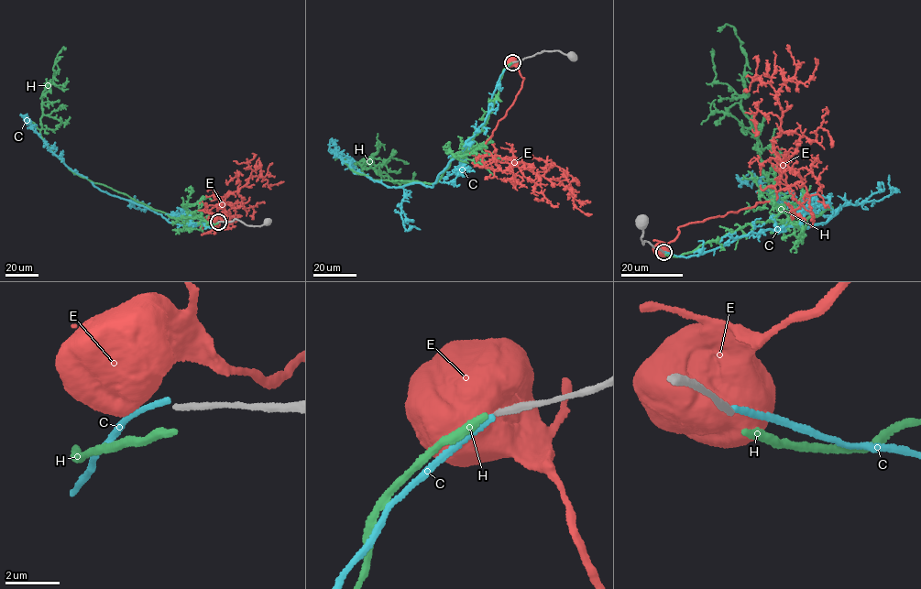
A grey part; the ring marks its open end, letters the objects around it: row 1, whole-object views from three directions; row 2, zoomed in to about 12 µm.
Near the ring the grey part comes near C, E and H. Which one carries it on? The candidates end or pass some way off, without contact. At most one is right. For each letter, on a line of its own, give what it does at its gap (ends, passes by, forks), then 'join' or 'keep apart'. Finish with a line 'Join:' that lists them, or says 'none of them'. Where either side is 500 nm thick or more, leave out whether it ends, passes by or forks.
C: it ends there; keep apart
E: keep apart
H: it ends there; keep apart
Join: none of them

